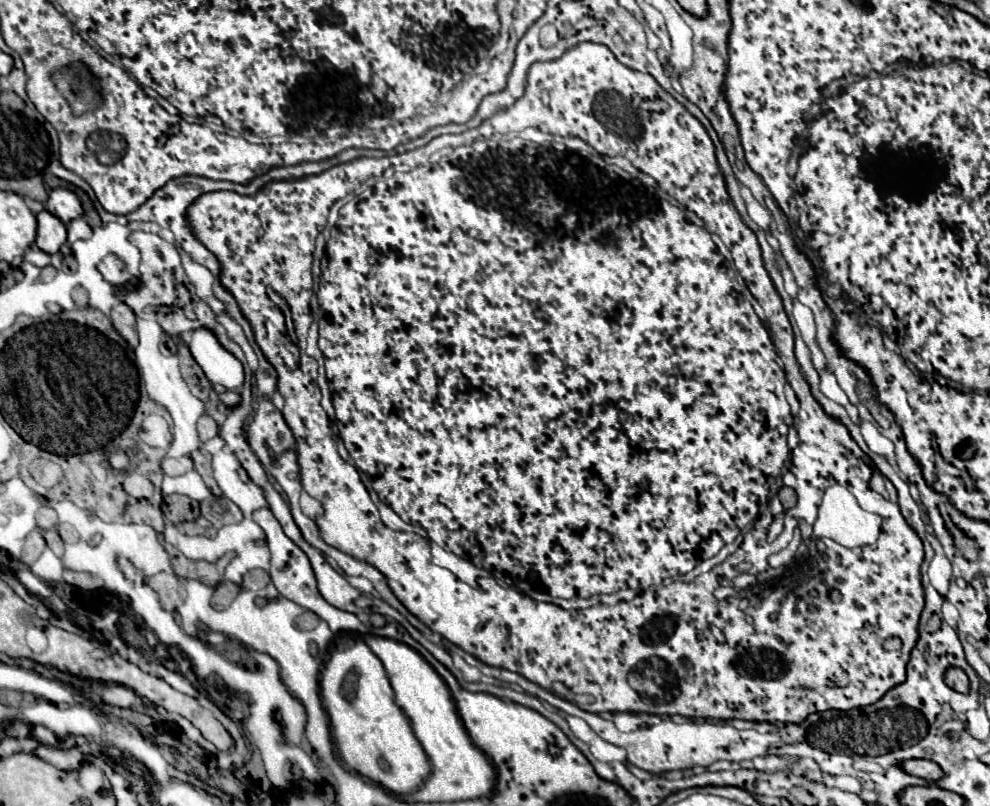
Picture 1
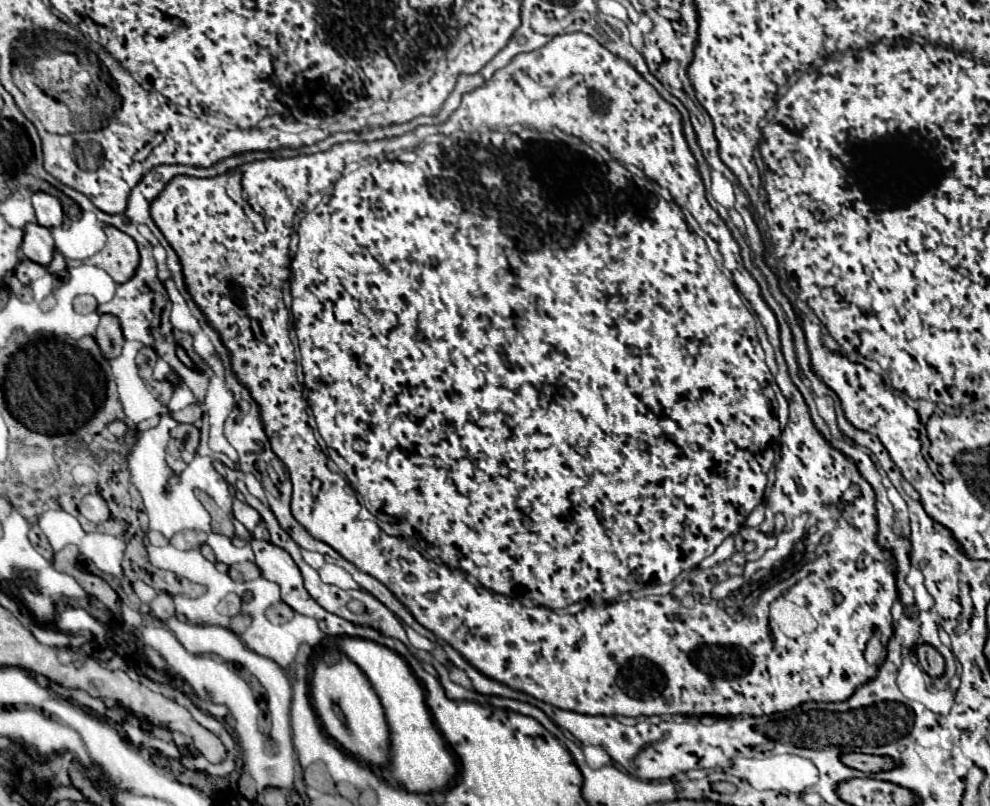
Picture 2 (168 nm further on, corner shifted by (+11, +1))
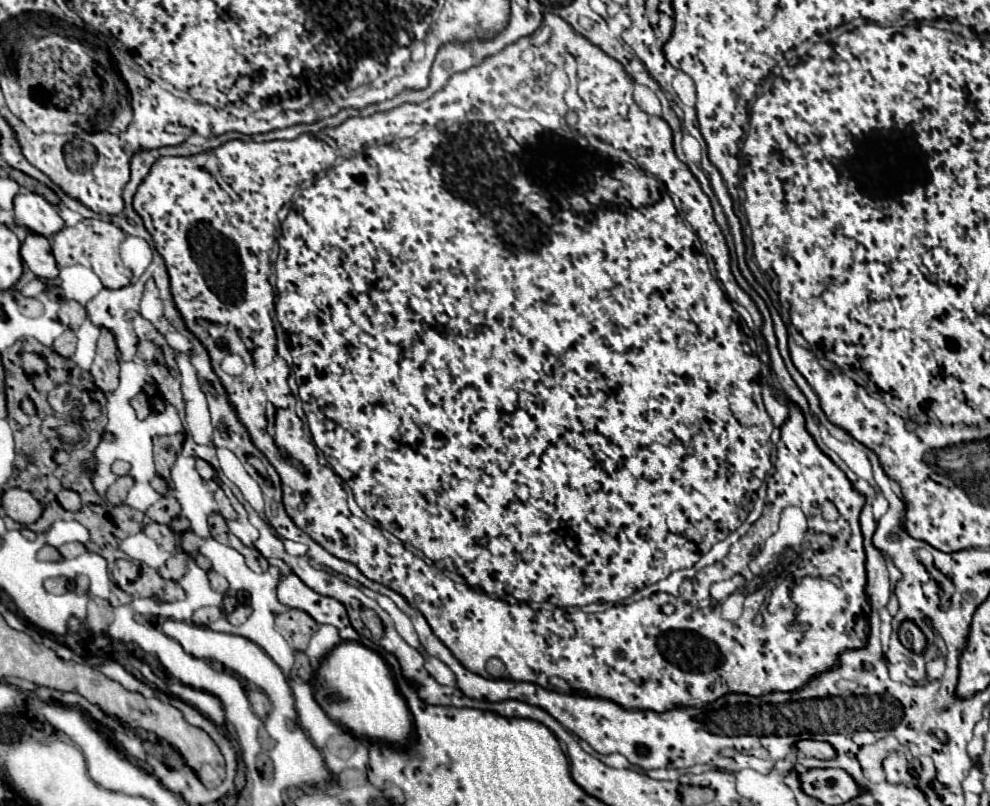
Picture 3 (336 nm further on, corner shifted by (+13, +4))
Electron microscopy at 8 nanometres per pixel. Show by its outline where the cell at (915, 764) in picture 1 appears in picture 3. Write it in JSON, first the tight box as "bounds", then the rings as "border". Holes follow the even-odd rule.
{"bounds":[796,740,834,760],"border":[[[802,740],[796,744],[798,752],[806,754],[806,756],[814,756],[820,760],[830,760],[834,758],[834,748],[826,742],[816,742],[816,740]]]}

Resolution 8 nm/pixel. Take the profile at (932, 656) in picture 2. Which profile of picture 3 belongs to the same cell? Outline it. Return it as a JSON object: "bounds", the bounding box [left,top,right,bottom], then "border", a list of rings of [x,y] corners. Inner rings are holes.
{"bounds":[898,622,928,654],"border":[[[902,622],[898,634],[900,634],[900,642],[908,650],[912,650],[916,654],[922,654],[926,650],[926,644],[928,644],[926,642],[926,636],[922,634],[922,630],[914,622]]]}

